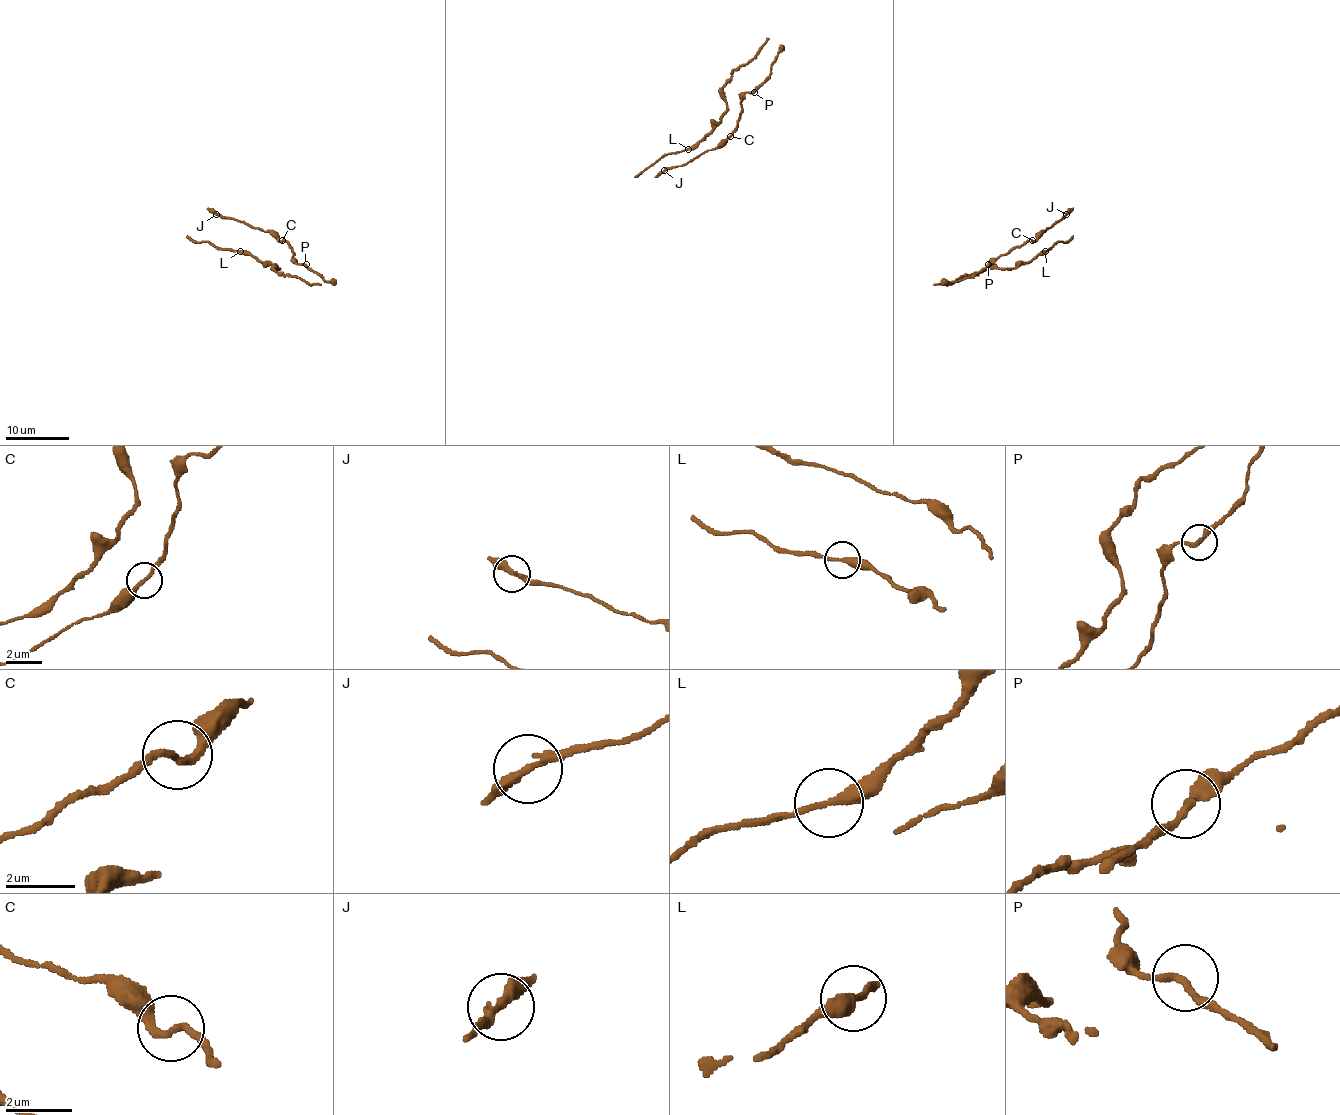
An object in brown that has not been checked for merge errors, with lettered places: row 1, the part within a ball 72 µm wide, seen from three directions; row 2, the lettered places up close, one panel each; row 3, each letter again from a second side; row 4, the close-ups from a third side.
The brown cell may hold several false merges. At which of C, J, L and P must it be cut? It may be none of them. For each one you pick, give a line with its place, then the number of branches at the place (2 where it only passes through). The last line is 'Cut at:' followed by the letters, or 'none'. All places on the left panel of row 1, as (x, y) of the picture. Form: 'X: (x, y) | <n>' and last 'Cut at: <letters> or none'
Cut at: none

